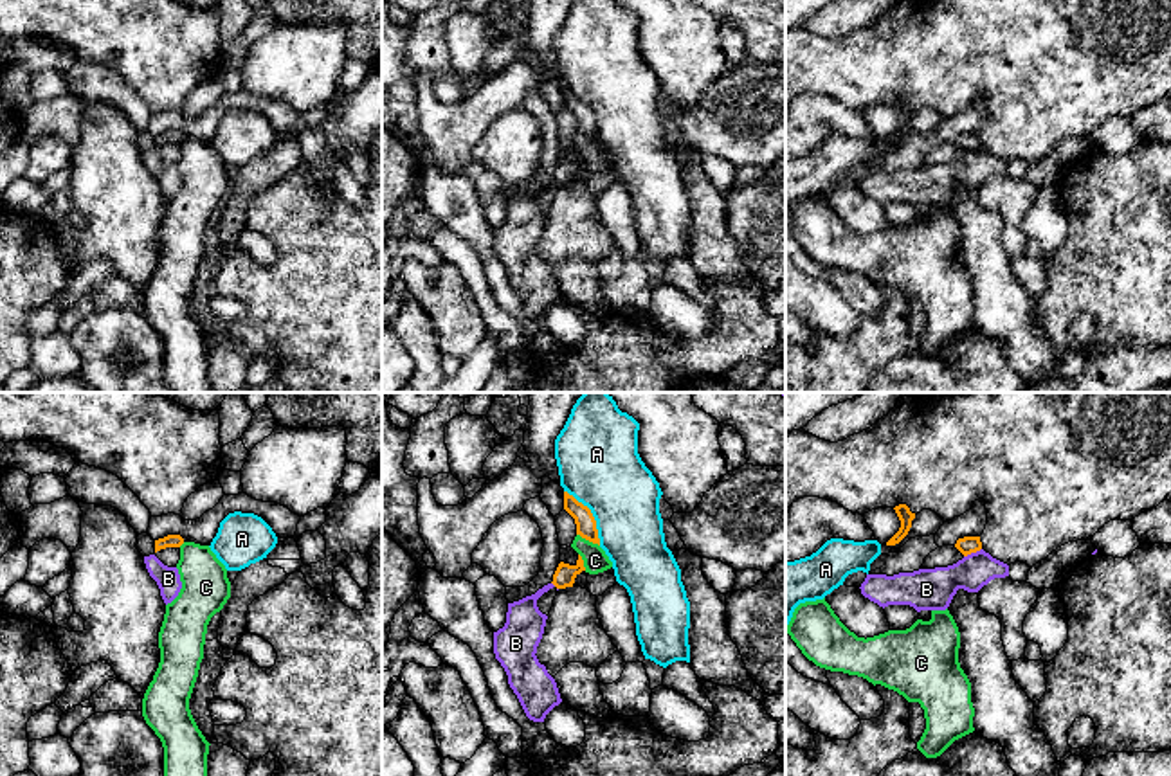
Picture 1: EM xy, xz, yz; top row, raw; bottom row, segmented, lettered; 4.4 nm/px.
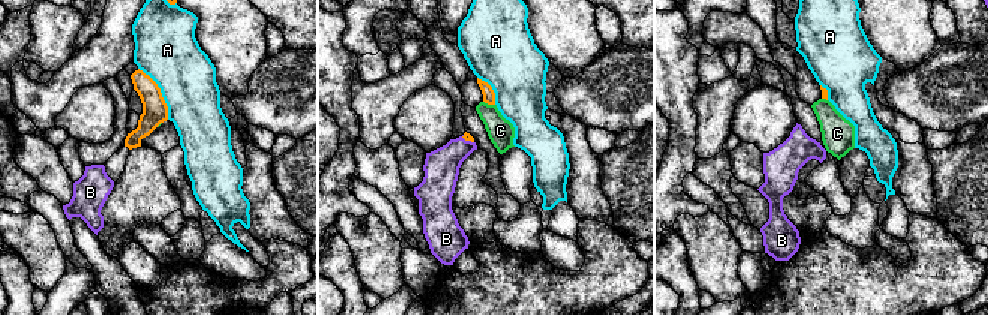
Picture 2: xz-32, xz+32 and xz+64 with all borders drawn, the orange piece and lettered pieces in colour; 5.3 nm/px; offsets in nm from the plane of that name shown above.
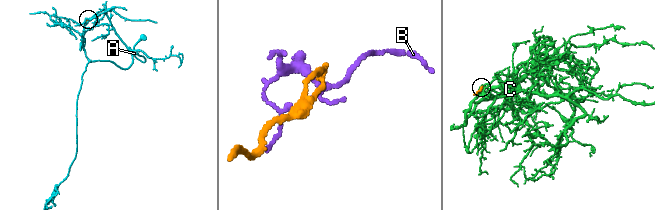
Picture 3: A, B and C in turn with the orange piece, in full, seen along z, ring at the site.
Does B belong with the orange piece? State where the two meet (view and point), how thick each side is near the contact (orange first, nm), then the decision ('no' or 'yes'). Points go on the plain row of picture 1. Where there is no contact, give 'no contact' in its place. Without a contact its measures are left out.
meets orange in yz at (971, 148); 80 nm thick on the orange side, 190 nm on the other; no

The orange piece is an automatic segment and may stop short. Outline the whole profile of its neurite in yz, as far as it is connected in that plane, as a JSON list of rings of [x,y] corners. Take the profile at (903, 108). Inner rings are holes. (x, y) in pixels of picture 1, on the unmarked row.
[[[899,101],[894,104],[899,117],[901,117],[901,124],[899,128],[886,139],[886,142],[895,142],[899,140],[910,128],[912,124],[912,117],[915,115],[915,110],[910,108],[910,104],[906,101]]]

